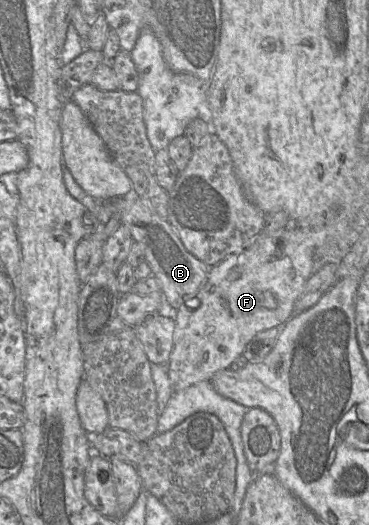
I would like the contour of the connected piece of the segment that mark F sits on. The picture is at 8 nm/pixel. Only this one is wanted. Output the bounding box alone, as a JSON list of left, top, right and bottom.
[167,229,326,393]

